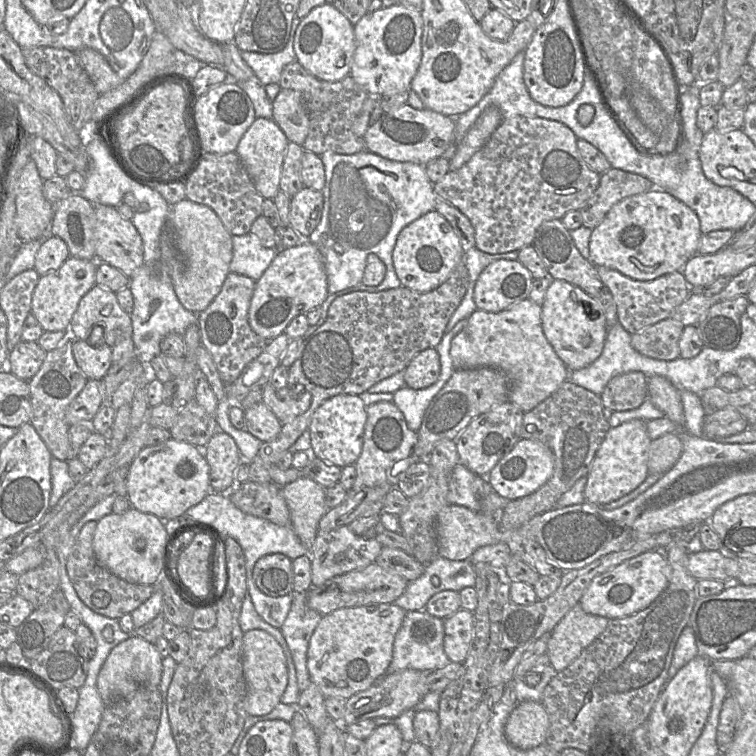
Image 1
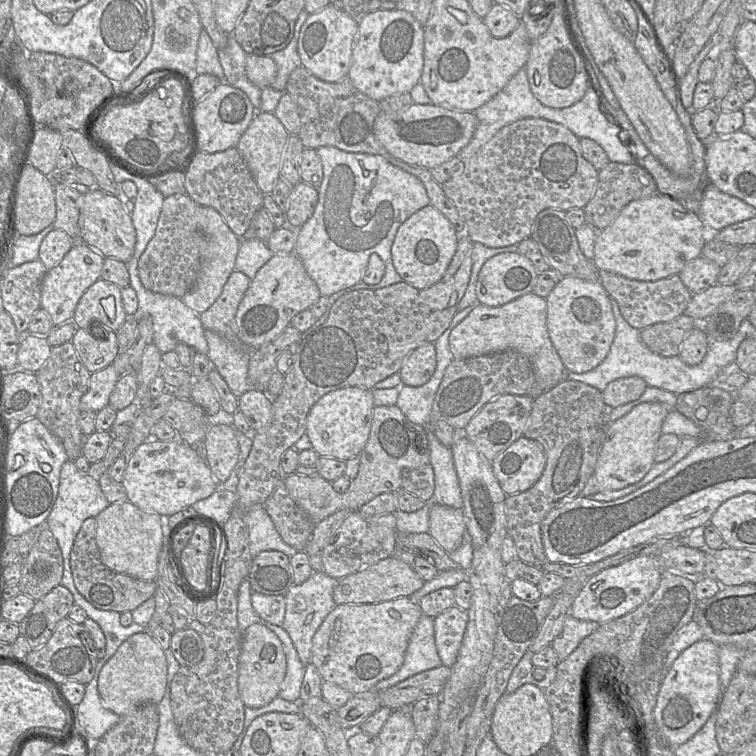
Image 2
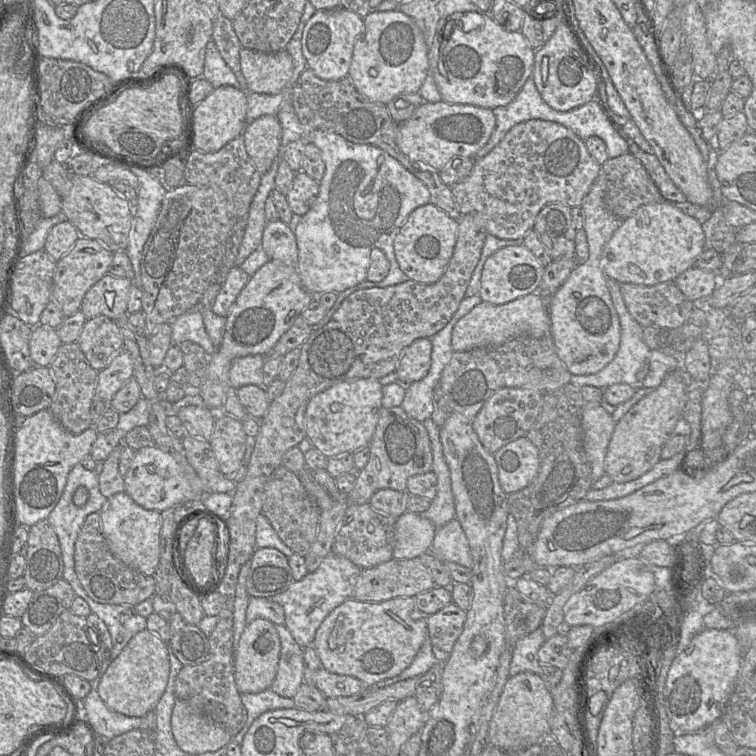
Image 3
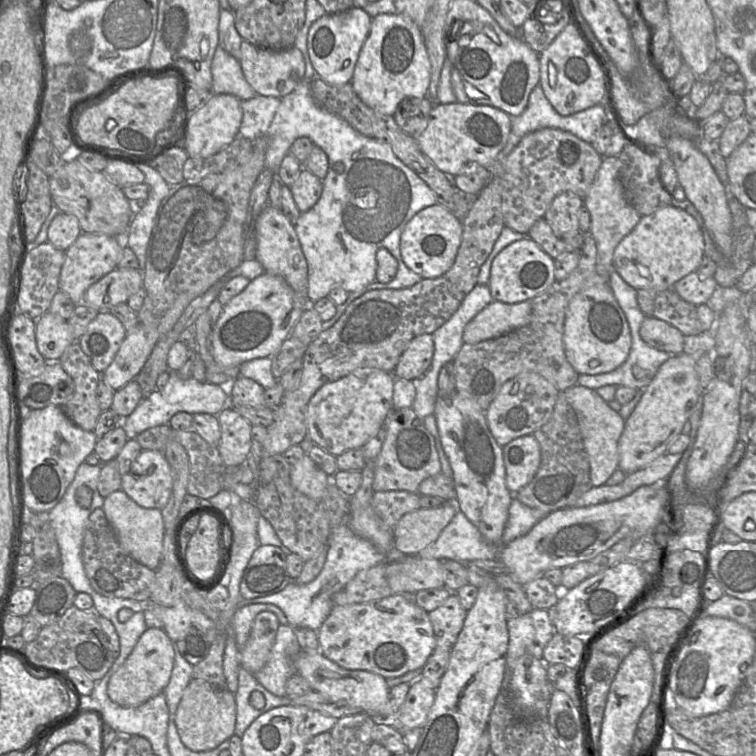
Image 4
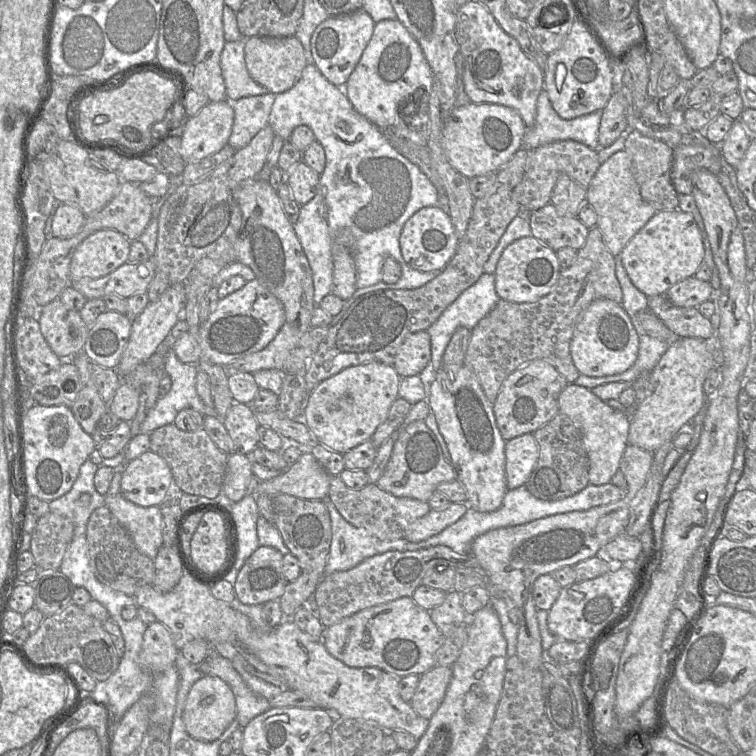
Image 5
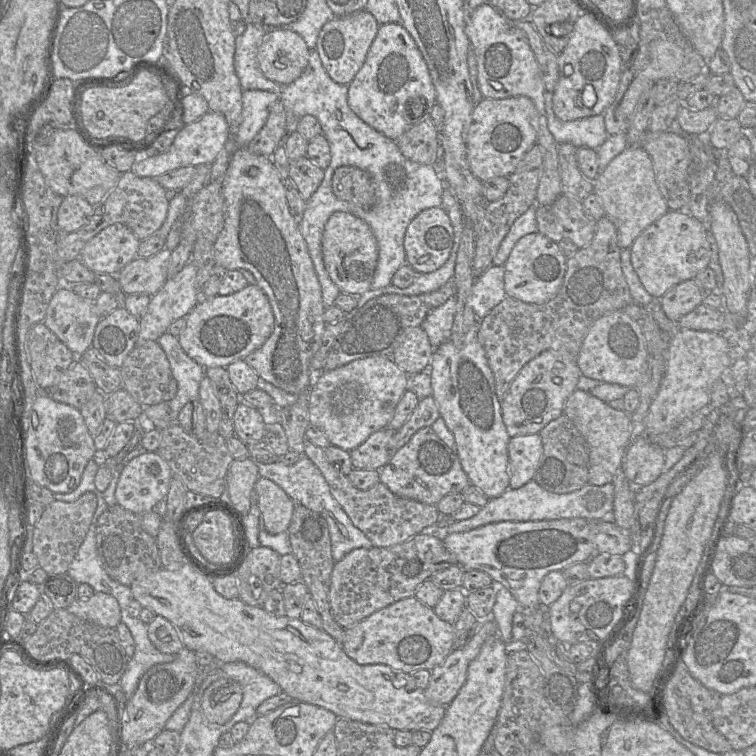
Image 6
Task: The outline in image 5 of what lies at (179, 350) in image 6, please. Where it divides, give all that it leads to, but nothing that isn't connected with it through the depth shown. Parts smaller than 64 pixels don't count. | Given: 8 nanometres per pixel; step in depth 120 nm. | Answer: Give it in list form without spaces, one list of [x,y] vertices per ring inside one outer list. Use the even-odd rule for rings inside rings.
[[[173,349],[165,355],[165,373],[171,378],[170,391],[159,397],[140,426],[140,433],[150,434],[167,424],[172,424],[178,412],[191,408],[203,416],[213,413],[201,400],[196,391],[196,364],[181,362]]]

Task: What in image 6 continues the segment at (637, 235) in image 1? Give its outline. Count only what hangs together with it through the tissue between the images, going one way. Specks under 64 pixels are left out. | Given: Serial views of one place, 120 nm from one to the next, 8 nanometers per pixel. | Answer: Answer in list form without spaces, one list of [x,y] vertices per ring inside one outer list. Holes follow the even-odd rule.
[[[668,210],[647,227],[630,247],[631,264],[646,291],[660,299],[672,287],[709,267],[711,245],[702,223],[689,213]]]

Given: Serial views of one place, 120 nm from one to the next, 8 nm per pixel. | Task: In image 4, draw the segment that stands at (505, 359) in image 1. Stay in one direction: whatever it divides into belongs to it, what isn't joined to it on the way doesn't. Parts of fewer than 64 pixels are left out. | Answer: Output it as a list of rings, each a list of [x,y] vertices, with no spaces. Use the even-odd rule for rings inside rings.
[[[493,300],[466,324],[462,341],[475,344],[502,336],[526,325],[531,313],[530,300],[513,304]]]

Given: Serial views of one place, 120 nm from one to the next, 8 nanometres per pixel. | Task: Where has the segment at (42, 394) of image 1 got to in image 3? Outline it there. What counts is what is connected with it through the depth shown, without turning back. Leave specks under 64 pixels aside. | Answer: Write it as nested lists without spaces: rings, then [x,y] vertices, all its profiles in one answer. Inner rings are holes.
[[[76,342],[62,344],[49,365],[55,382],[55,393],[49,407],[52,415],[71,434],[77,435],[92,427],[90,406],[95,395],[98,372],[87,361]]]

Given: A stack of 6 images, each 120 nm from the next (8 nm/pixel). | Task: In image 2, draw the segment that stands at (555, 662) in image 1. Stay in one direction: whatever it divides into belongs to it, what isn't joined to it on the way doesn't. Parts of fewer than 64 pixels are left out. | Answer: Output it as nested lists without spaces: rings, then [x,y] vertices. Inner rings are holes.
[[[568,614],[564,620],[562,632],[552,642],[559,662],[566,659],[581,643],[592,634],[600,624],[594,621],[579,620]]]

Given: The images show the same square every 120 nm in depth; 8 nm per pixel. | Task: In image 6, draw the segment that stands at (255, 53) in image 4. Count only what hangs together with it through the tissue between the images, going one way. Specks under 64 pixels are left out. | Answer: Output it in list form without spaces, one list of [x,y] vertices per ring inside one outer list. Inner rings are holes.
[[[287,28],[268,30],[257,53],[263,75],[280,85],[289,85],[298,79],[307,68],[309,57],[305,40]]]

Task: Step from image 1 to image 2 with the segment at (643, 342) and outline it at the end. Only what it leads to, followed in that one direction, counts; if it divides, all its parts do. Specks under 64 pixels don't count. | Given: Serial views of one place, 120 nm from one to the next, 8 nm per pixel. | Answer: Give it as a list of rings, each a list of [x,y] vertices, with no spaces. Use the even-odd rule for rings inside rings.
[[[682,314],[672,321],[656,323],[642,329],[640,339],[650,351],[660,356],[677,356],[684,338],[695,326],[693,318]]]

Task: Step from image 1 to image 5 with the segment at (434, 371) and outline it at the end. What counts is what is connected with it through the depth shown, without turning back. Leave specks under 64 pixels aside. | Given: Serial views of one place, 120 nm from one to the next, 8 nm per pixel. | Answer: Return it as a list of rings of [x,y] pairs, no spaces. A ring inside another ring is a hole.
[[[427,331],[410,334],[399,347],[393,367],[401,378],[419,375],[431,359],[430,336]]]

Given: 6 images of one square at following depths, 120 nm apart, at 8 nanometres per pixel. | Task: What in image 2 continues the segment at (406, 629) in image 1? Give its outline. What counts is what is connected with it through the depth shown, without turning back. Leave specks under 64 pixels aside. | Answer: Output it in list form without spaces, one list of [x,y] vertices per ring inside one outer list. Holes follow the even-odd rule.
[[[422,614],[411,634],[400,668],[375,685],[375,691],[393,686],[410,676],[442,665],[434,639],[434,620]]]

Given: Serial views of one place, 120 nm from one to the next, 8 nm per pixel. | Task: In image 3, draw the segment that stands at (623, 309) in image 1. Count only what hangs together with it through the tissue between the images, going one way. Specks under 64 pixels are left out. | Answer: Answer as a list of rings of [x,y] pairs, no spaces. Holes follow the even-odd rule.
[[[674,281],[653,286],[620,283],[620,291],[630,315],[644,328],[682,326],[695,307]]]

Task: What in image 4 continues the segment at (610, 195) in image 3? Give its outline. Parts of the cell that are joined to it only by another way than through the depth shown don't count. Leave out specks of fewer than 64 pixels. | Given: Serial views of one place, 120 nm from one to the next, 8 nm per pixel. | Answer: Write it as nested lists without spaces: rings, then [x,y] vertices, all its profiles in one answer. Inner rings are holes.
[[[630,141],[617,157],[625,197],[641,216],[671,206],[672,196],[660,180],[660,159],[657,155],[642,150]]]

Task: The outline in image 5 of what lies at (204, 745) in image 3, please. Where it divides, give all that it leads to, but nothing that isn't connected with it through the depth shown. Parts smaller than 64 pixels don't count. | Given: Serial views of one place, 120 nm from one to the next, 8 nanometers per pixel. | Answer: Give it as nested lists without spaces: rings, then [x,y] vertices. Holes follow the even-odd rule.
[[[204,675],[191,687],[182,719],[191,738],[203,742],[213,742],[230,726],[236,715],[236,700],[230,686],[217,676]]]

